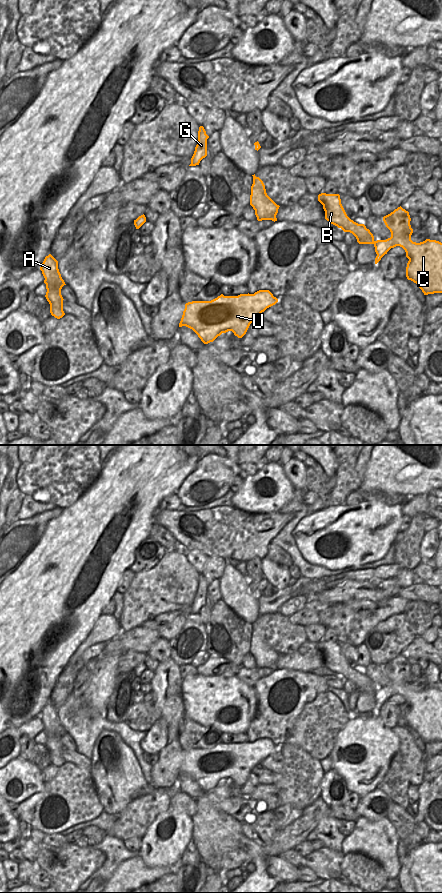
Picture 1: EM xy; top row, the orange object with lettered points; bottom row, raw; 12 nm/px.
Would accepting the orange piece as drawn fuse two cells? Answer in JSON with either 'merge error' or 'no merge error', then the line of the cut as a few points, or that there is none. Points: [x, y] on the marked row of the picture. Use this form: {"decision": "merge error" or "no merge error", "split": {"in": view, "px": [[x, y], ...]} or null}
{"decision": "merge error", "split": {"in": "xy", "px": [[373, 239], [365, 237], [358, 242]]}}

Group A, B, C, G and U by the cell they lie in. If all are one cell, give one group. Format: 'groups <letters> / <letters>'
groups A C U / B G

